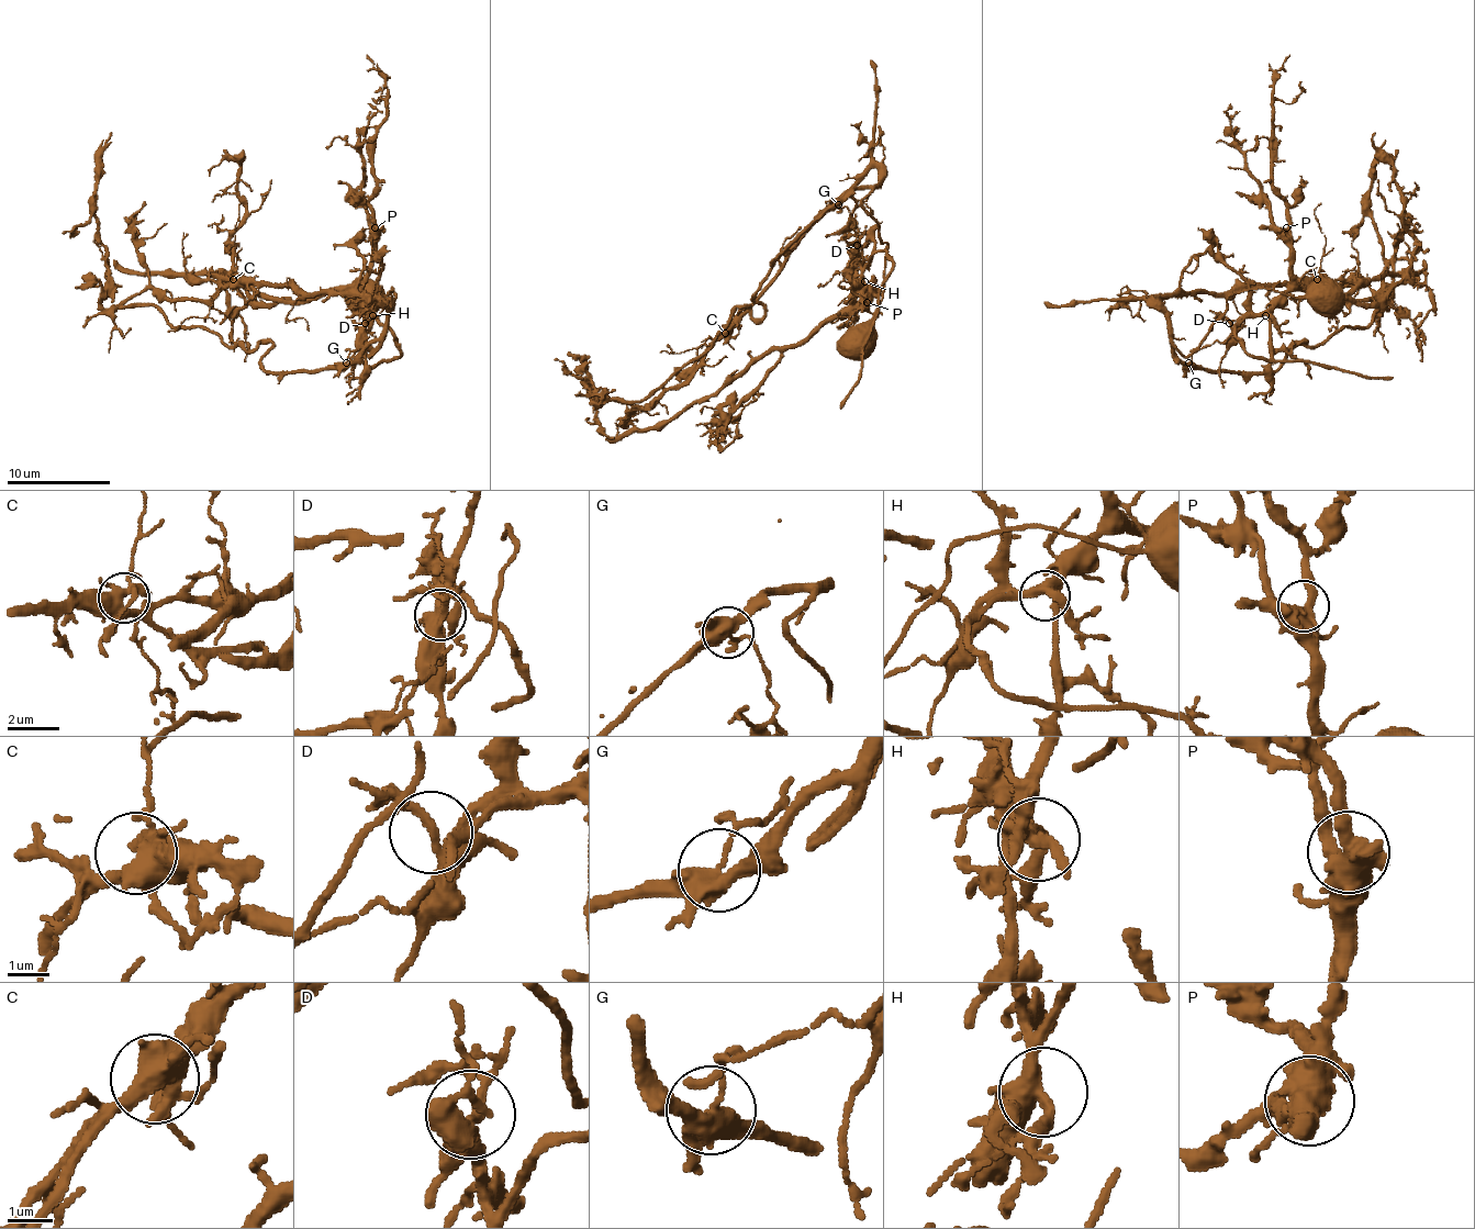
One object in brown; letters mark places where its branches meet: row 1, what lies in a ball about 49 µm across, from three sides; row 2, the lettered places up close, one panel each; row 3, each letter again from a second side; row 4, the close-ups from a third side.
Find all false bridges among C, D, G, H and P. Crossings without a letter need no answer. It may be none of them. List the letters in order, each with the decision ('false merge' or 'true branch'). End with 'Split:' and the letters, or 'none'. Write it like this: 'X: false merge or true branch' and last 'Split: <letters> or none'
C: true branch
D: true branch
G: false merge
H: true branch
P: true branch
Split: G

